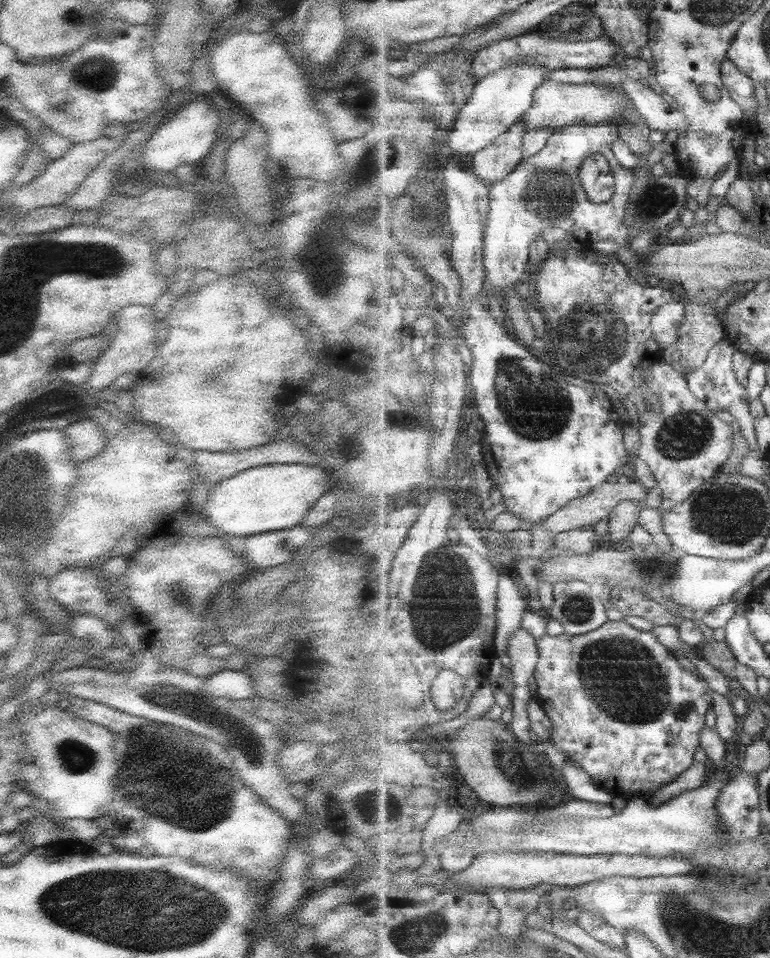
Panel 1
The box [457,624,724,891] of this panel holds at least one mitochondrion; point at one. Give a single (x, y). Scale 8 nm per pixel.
(624, 680)

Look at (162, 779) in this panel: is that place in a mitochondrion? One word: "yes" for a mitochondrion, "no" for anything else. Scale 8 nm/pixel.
yes

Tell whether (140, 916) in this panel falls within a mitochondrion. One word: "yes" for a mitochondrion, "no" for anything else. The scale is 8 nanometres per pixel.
yes

